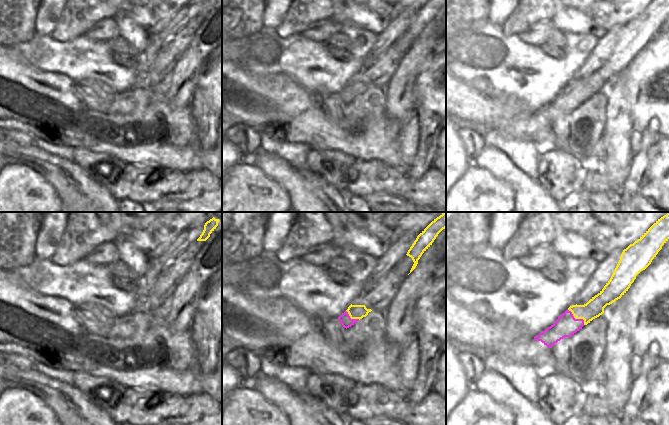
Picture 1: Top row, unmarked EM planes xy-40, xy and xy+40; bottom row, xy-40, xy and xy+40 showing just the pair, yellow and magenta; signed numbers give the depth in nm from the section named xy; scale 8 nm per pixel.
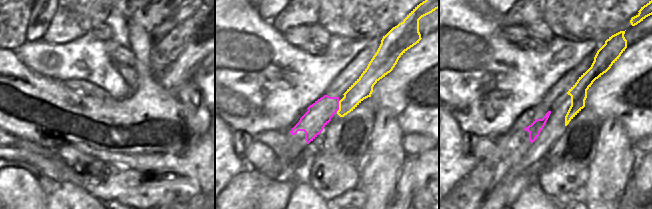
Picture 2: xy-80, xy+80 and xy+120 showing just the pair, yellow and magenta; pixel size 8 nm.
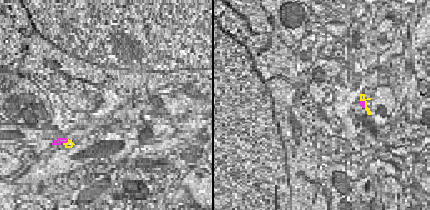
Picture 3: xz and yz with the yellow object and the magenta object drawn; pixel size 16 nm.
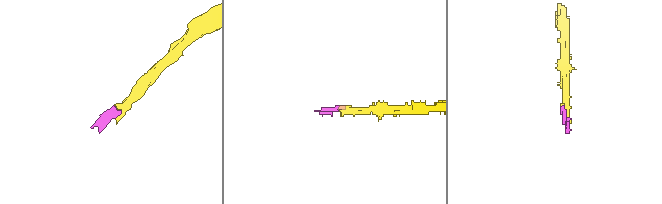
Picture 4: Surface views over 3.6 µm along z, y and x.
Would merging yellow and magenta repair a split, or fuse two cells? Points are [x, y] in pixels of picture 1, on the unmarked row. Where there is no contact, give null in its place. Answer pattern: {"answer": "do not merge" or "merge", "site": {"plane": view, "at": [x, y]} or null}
{"answer": "do not merge", "site": {"plane": "xy+40", "at": [576, 94]}}

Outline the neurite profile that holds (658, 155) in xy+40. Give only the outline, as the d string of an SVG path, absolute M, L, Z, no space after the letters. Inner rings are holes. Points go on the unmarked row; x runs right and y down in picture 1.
M662 137L648 152L648 179L669 190L669 137Z

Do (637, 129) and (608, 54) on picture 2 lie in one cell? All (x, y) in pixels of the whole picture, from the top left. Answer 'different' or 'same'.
different

